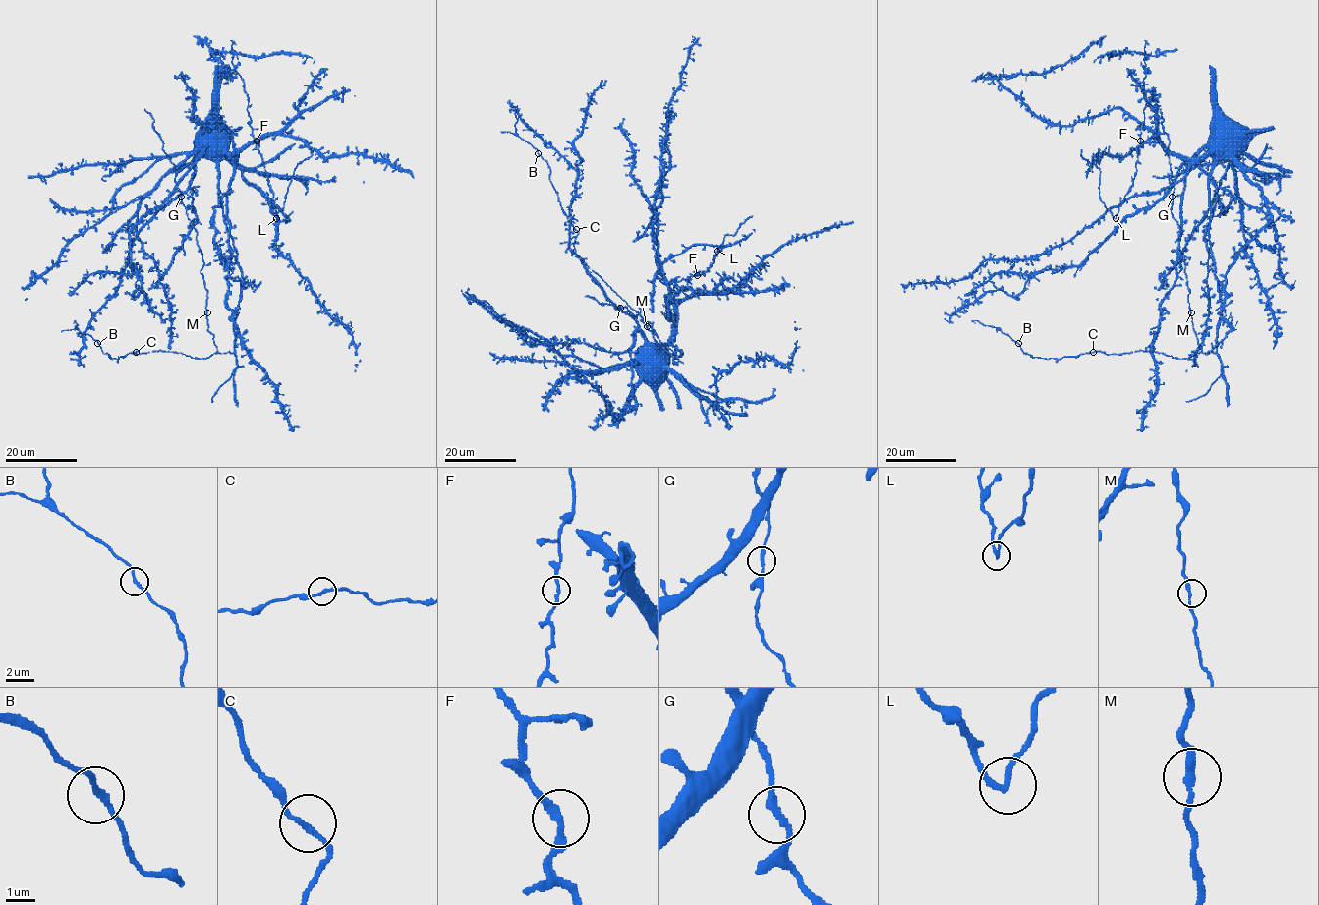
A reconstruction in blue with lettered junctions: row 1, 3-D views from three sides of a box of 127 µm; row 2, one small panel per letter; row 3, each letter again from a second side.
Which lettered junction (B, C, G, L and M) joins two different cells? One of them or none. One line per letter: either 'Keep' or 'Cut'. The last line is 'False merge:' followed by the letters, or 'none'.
B: Keep
C: Keep
G: Keep
L: Cut
M: Keep
False merge: L

